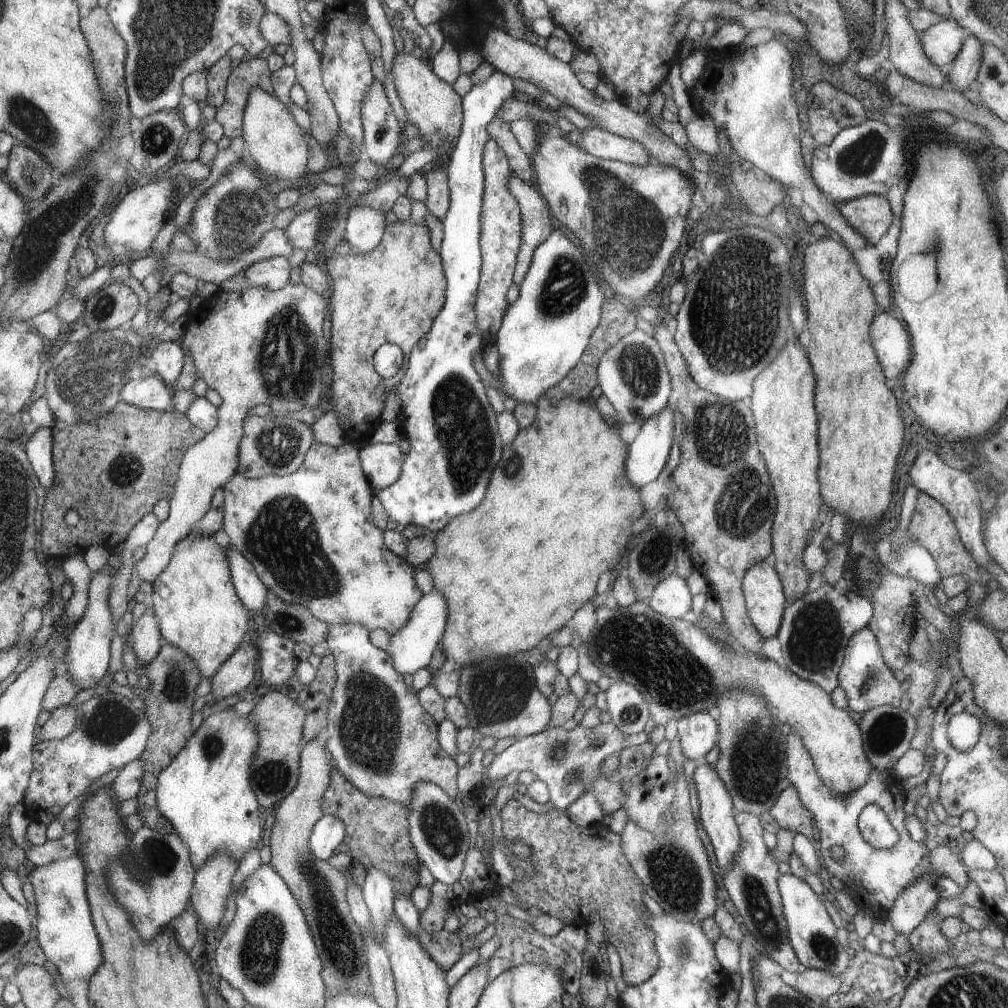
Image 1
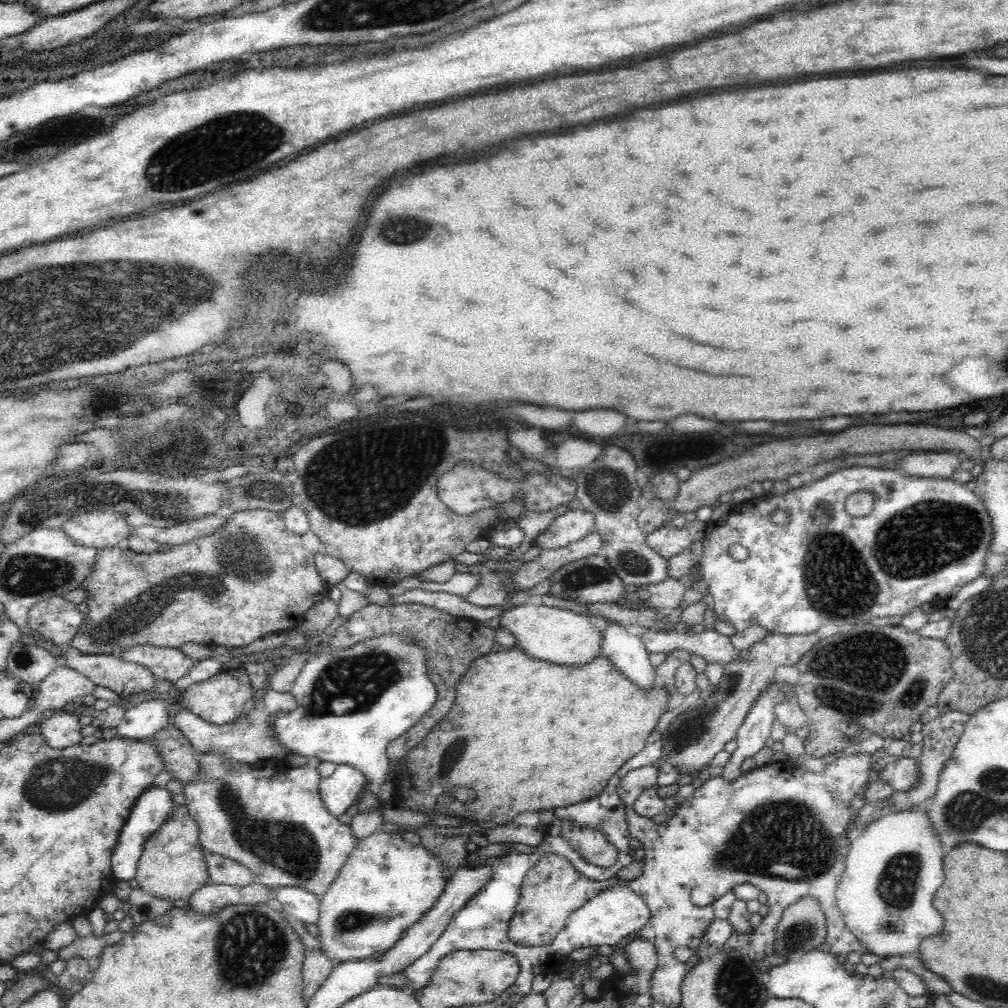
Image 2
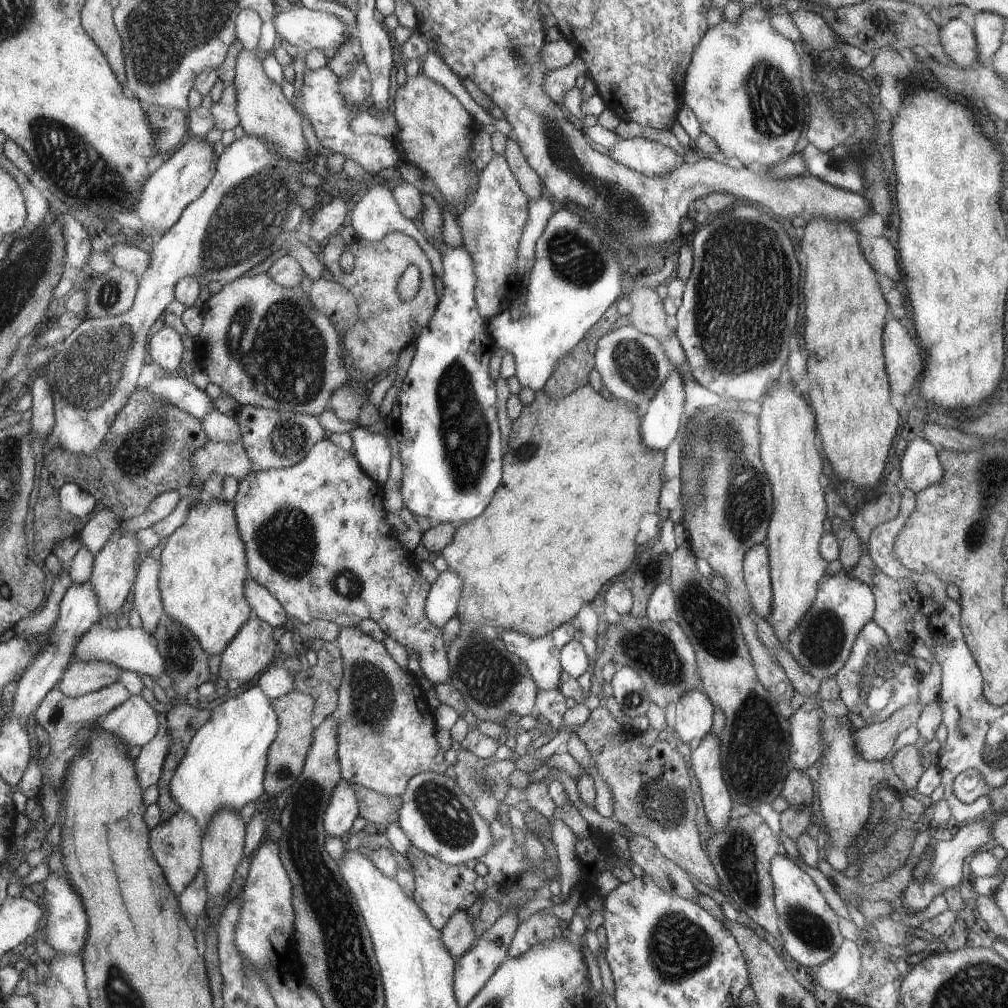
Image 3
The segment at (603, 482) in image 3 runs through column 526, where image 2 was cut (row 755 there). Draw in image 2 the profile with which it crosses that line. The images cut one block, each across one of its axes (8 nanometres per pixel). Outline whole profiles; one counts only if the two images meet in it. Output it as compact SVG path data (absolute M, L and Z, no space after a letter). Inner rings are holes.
M502 648L498 652L491 652L486 656L478 658L472 662L468 672L464 674L458 685L456 685L455 701L451 709L444 718L438 722L405 756L405 769L401 775L394 778L396 790L395 798L392 802L402 810L416 810L425 813L432 808L442 808L442 802L438 804L440 796L451 797L452 788L472 788L476 792L476 797L470 802L471 810L476 811L476 818L485 825L507 825L510 824L518 814L522 812L537 813L539 810L550 810L562 808L584 802L585 799L596 798L610 777L632 756L636 756L647 742L648 736L654 731L654 726L661 726L663 719L669 714L668 701L670 695L666 689L660 686L652 686L652 690L644 690L620 673L605 657L597 657L593 662L586 663L582 667L560 666L555 663L548 663L528 657L519 648Z

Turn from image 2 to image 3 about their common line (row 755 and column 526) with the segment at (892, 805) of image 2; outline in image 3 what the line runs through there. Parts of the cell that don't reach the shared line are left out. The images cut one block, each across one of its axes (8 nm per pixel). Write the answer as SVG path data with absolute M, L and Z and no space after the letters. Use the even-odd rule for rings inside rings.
M544 908L522 921L516 929L516 934L508 947L508 958L518 956L531 946L546 942L546 940L560 940L563 929L558 924L559 918L551 908Z

